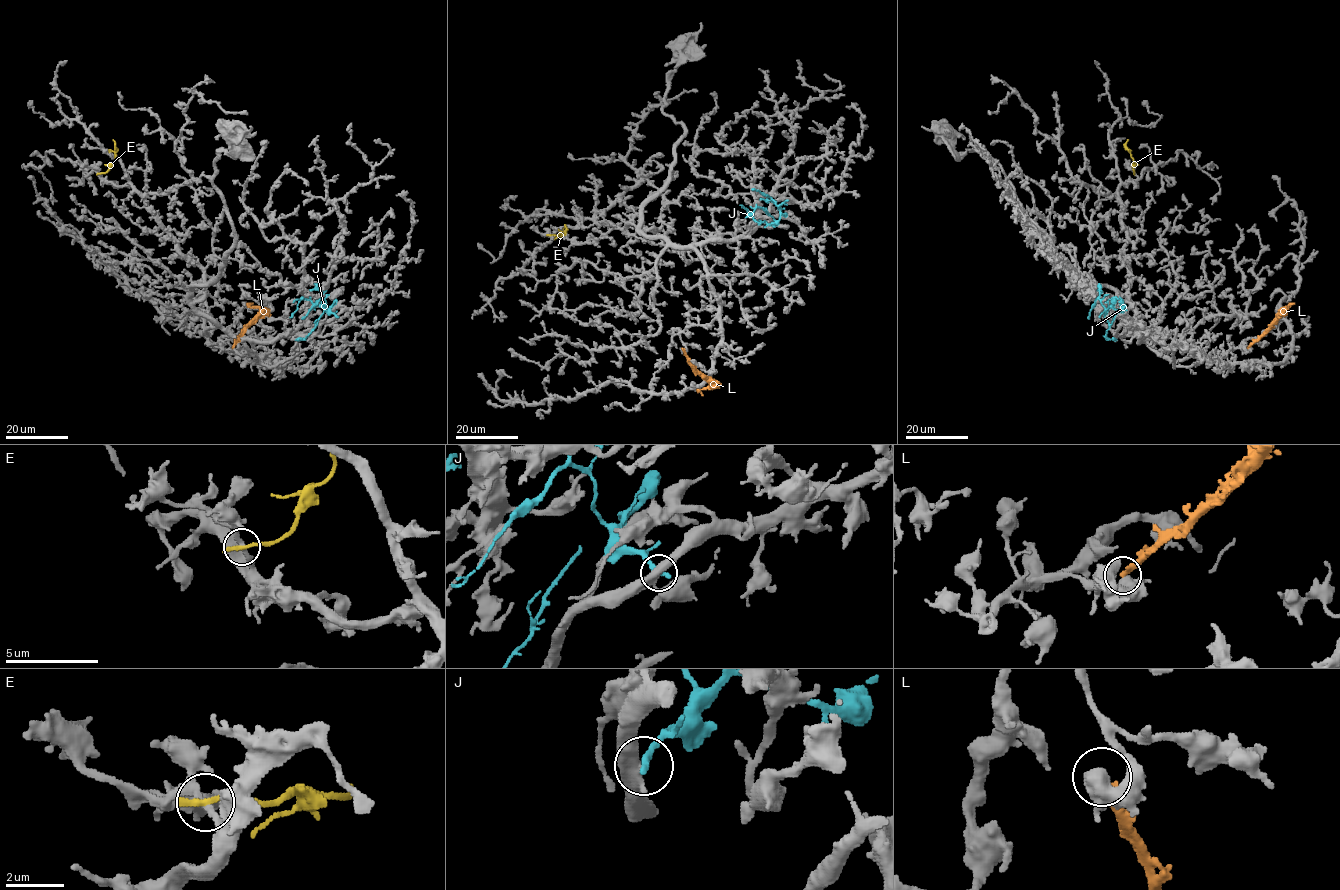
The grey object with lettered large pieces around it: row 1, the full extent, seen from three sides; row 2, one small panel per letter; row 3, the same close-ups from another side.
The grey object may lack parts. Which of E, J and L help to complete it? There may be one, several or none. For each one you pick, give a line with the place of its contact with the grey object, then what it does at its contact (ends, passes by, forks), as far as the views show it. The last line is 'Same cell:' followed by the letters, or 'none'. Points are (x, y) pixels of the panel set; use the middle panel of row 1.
Same cell: none

